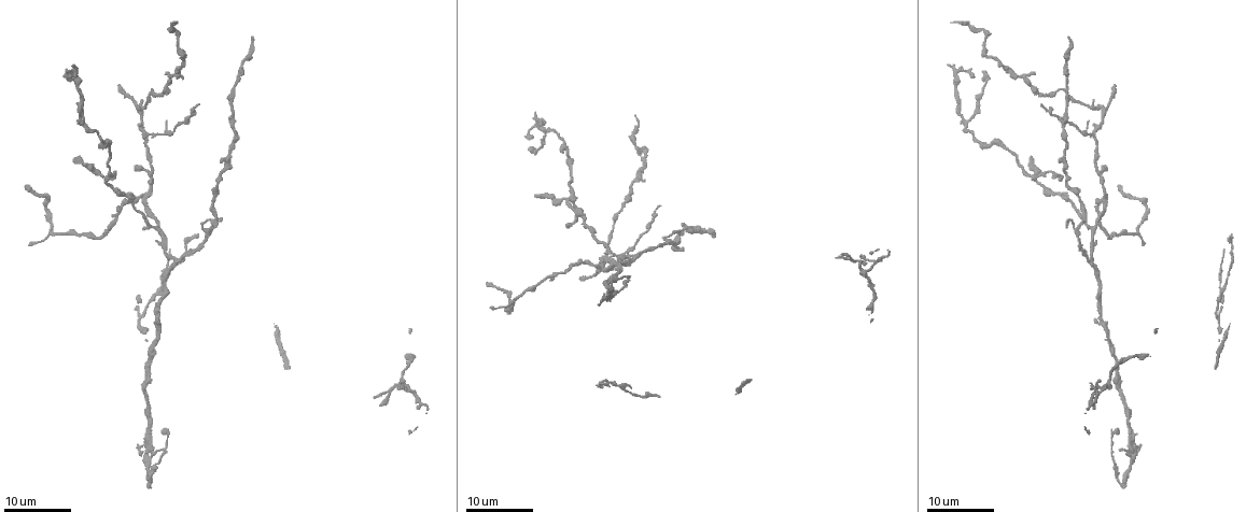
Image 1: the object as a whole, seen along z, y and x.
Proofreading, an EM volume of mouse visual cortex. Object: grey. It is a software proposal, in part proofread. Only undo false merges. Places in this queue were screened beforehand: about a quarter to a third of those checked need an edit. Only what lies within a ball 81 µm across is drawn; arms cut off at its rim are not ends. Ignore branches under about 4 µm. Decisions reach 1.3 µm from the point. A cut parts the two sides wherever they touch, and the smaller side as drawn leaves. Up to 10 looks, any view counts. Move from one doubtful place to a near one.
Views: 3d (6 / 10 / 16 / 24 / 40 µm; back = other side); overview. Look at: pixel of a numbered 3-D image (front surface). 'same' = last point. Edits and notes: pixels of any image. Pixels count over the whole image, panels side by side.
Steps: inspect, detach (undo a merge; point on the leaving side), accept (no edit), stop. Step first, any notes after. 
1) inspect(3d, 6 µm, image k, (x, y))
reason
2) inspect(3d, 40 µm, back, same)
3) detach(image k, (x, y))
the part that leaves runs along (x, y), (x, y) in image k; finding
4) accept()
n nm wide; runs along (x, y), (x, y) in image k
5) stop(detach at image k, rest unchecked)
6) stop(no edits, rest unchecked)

inspect(3d, 16 µm, image 1, (175, 255))
three-way junction

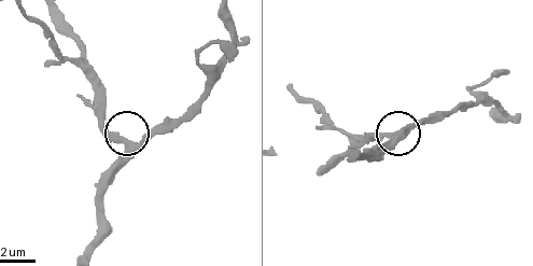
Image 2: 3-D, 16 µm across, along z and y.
inspect(3d, 10 µm, image 2, (393, 134))

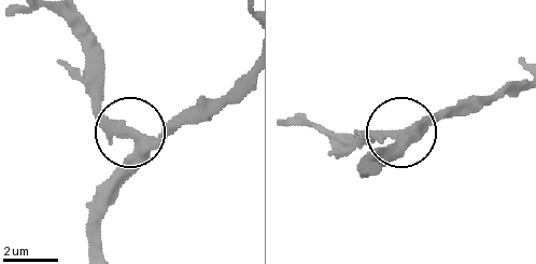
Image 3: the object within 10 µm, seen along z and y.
accept()
side arm 42 µm; continuous, no second cell

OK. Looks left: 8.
inspect(3d, 24 µm, image 1, (541, 131))
small branch off a trunk

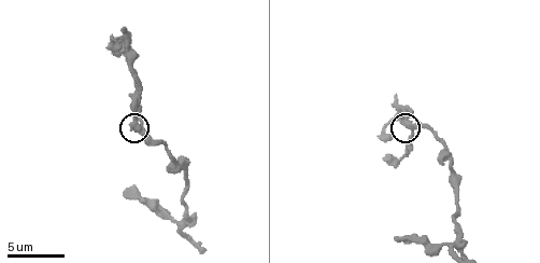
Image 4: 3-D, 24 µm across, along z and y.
inspect(3d, 10 µm, image 4, (408, 124))

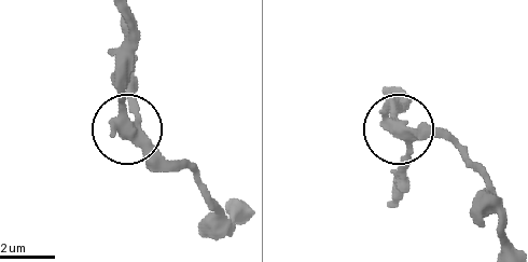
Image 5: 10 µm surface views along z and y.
accept()
continuous, no second cell

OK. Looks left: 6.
inspect(3d, 10 µm, image 4, (453, 245))
four-way junction

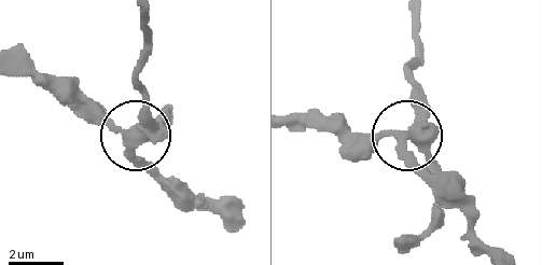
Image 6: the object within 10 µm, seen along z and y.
inspect(3d, 10 µm, back, image 6, (408, 134))

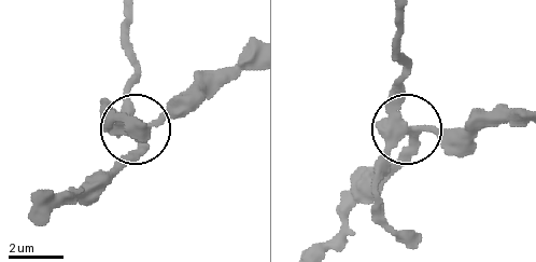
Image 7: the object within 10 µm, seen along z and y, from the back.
accept()
side arm 6 µm; continuous, no second cell

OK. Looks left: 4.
inspect(3d, 16 µm, image 1, (147, 134))
small branch off a trunk

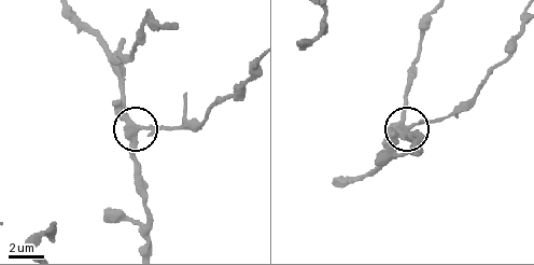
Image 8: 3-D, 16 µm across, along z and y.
inspect(3d, 10 µm, image 8, (405, 127))

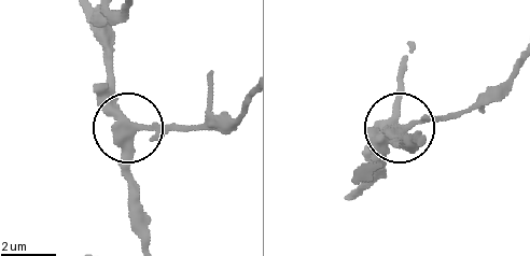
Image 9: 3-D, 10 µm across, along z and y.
accept()
side arm 13 µm; 3 arms; all the same cell

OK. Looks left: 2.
inspect(3d, 24 µm, image 1, (861, 260))
four-way junction

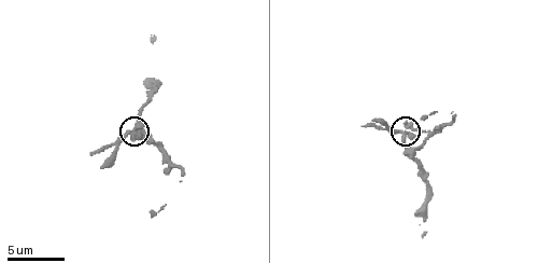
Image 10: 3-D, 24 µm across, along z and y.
inspect(3d, 6 µm, image 10, (404, 134))

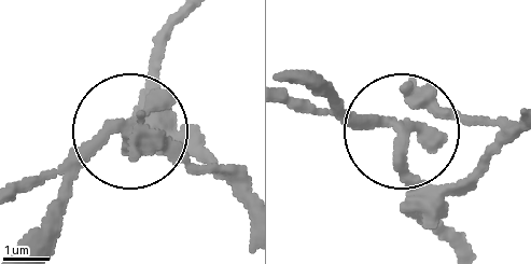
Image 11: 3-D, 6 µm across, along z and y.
accept()
continuous, no second cell

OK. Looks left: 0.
stop(no edits, rest unchecked)

